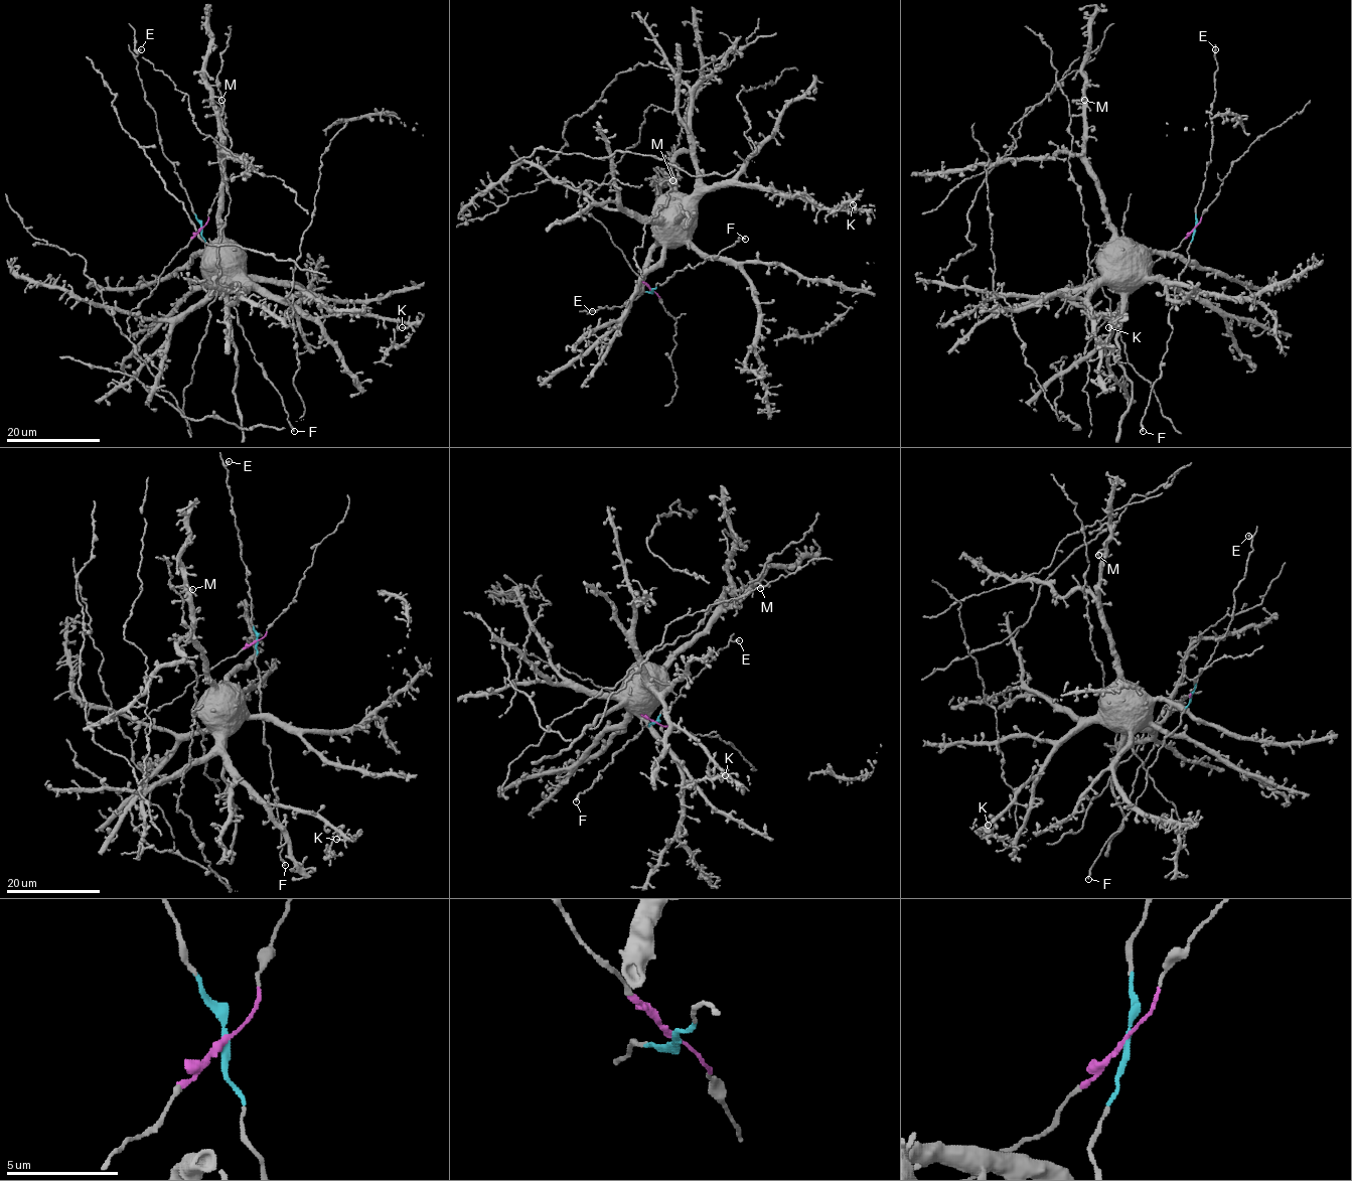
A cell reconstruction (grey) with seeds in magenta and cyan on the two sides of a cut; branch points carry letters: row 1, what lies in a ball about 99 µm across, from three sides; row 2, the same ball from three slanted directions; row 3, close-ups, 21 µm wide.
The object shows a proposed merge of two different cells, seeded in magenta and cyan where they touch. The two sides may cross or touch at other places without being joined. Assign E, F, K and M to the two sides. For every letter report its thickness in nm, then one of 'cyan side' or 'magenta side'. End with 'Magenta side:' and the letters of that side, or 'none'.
E: calibre 320 nm; cyan side
F: calibre 240 nm; cyan side
K: calibre 240 nm; magenta side
M: calibre 320 nm; magenta side
Magenta side: K, M

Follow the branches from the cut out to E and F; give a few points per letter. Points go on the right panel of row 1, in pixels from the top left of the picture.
E: (1195, 229), (1196, 206), (1210, 160), (1210, 110), (1215, 99), (1216, 49)
F: (1195, 229), (1188, 264), (1179, 276), (1169, 310), (1173, 332), (1141, 422), (1144, 431)

